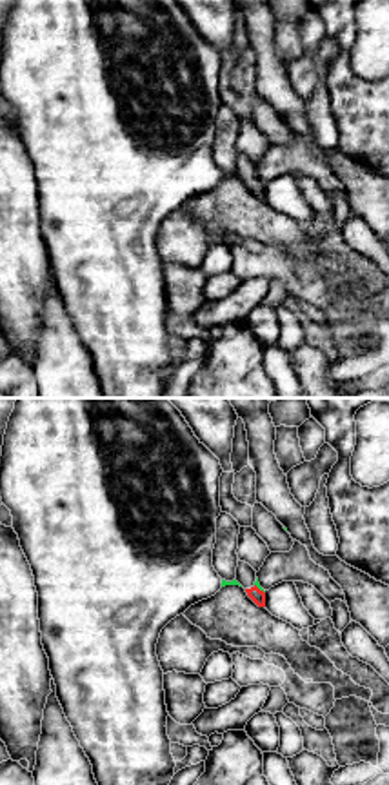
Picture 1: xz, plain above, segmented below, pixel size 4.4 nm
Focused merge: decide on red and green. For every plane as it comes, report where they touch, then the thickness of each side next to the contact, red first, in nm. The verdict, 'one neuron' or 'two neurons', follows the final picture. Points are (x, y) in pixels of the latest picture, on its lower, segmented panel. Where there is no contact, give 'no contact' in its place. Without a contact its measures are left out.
(259, 589) | 60/20 nm

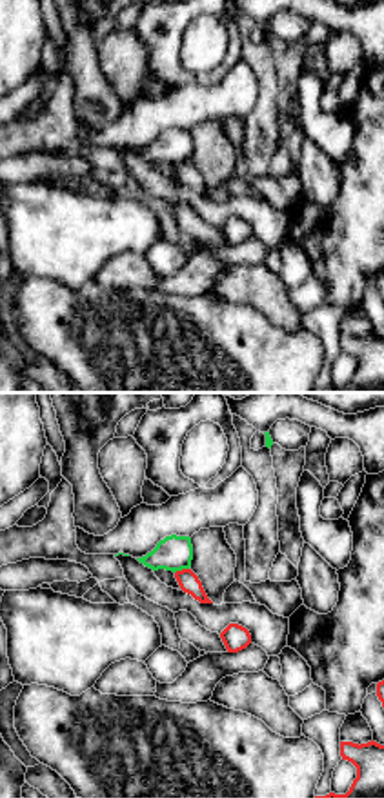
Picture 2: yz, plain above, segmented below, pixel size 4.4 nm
(182, 569) | 90/160 nm

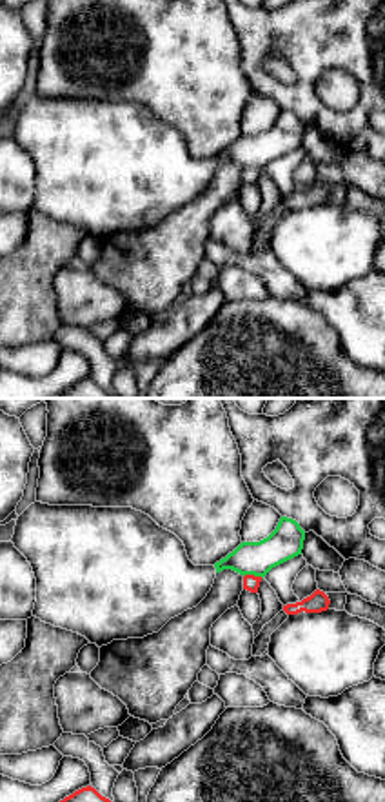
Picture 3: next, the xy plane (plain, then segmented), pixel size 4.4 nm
(253, 575) | 70/150 nm

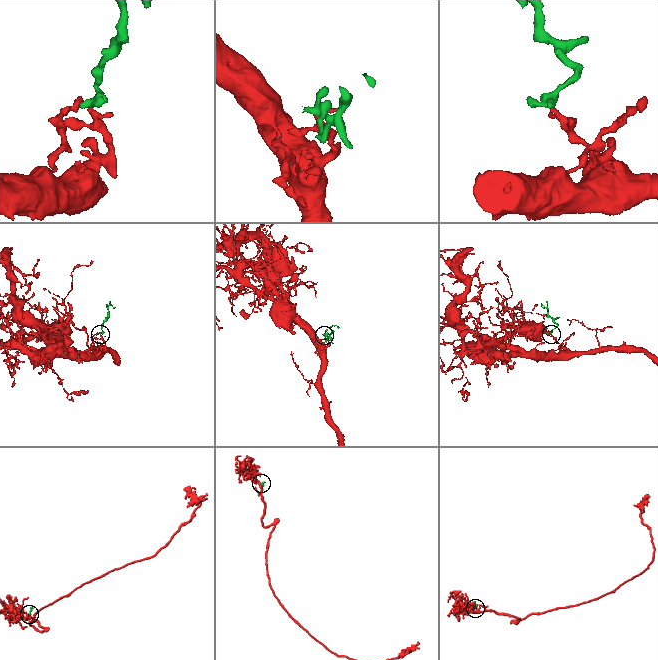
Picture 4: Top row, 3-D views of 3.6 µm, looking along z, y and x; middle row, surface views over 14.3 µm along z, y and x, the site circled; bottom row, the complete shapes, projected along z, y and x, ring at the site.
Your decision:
two neurons

